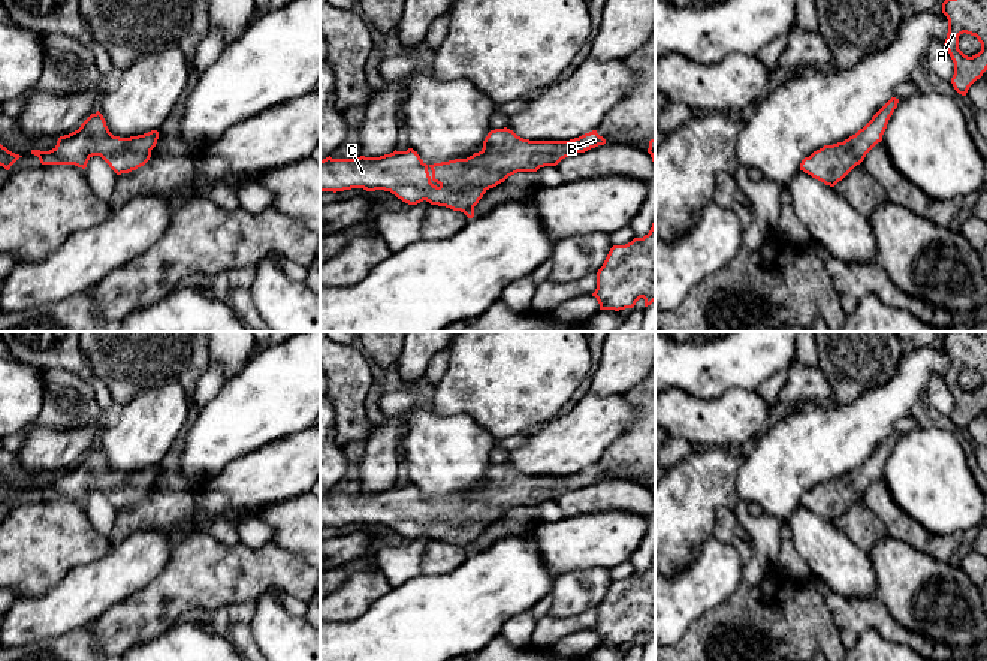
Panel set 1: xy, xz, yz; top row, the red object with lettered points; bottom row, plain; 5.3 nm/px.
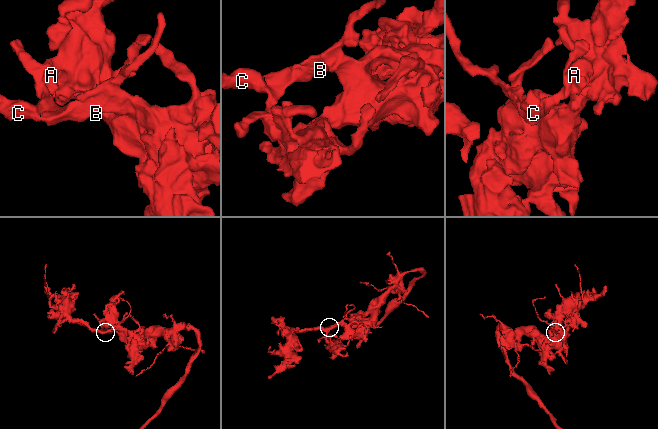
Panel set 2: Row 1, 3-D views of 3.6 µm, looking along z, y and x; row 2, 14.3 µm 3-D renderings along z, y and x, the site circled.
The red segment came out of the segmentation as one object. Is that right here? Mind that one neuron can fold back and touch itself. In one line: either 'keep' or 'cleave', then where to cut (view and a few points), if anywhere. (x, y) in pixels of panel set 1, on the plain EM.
keep | no cut

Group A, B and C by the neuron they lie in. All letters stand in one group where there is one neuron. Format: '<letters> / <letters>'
A B C

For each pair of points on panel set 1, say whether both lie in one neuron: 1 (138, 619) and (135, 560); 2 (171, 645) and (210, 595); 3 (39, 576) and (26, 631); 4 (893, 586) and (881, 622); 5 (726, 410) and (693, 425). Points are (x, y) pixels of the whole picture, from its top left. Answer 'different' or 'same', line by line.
1: different
2: different
3: different
4: different
5: same

